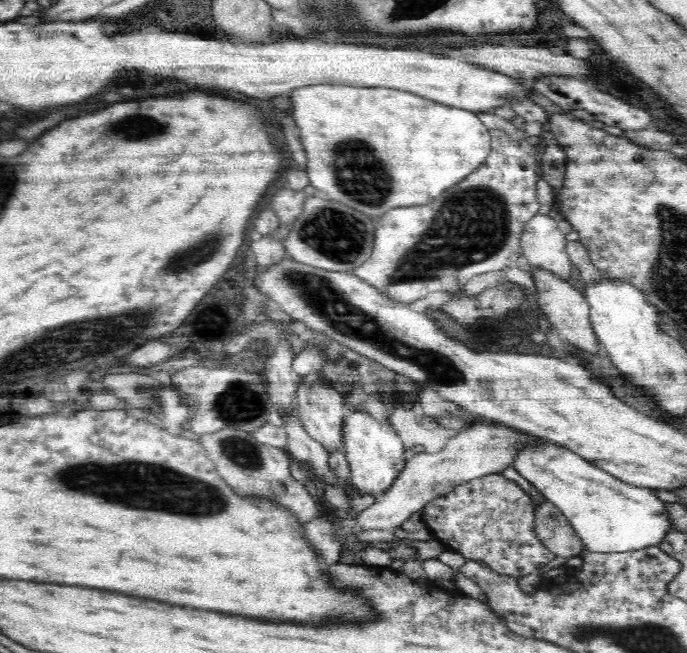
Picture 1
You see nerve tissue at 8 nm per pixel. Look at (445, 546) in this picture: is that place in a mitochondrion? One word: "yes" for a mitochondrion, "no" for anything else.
no

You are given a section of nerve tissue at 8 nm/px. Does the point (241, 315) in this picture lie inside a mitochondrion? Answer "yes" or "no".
no

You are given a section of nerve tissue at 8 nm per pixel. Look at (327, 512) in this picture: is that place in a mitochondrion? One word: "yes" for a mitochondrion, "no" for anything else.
no

